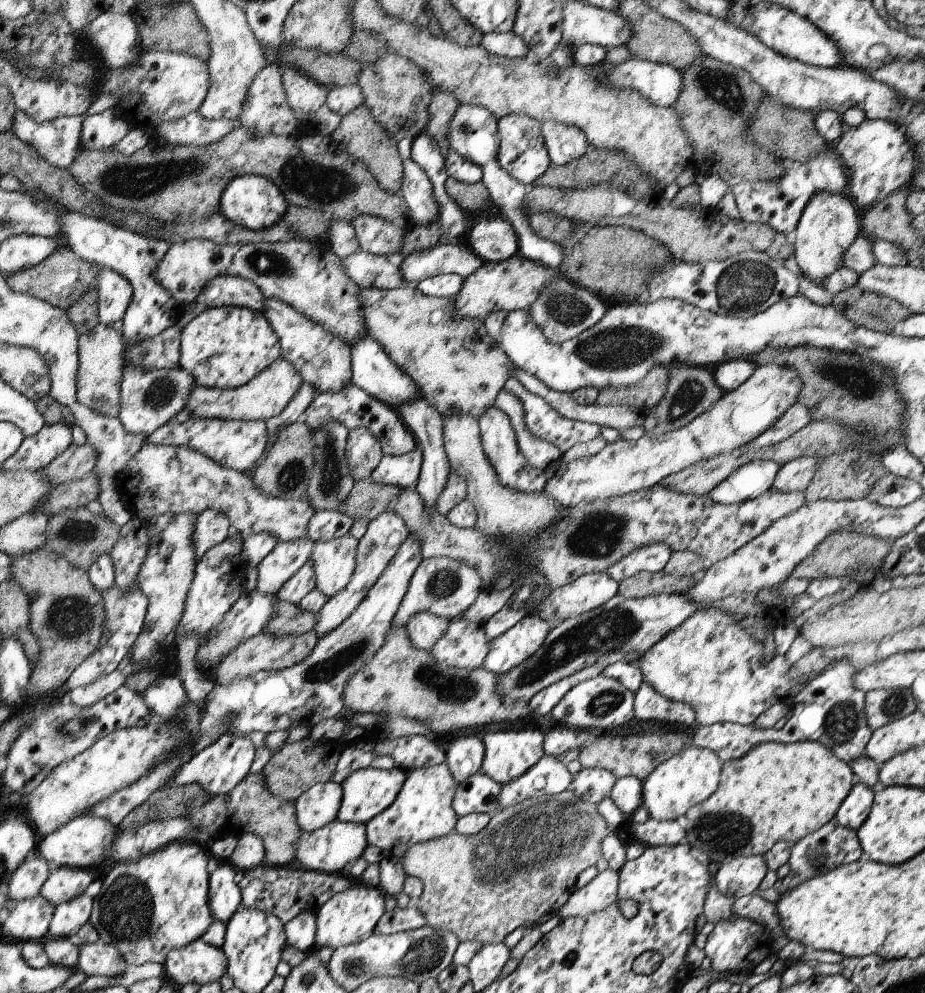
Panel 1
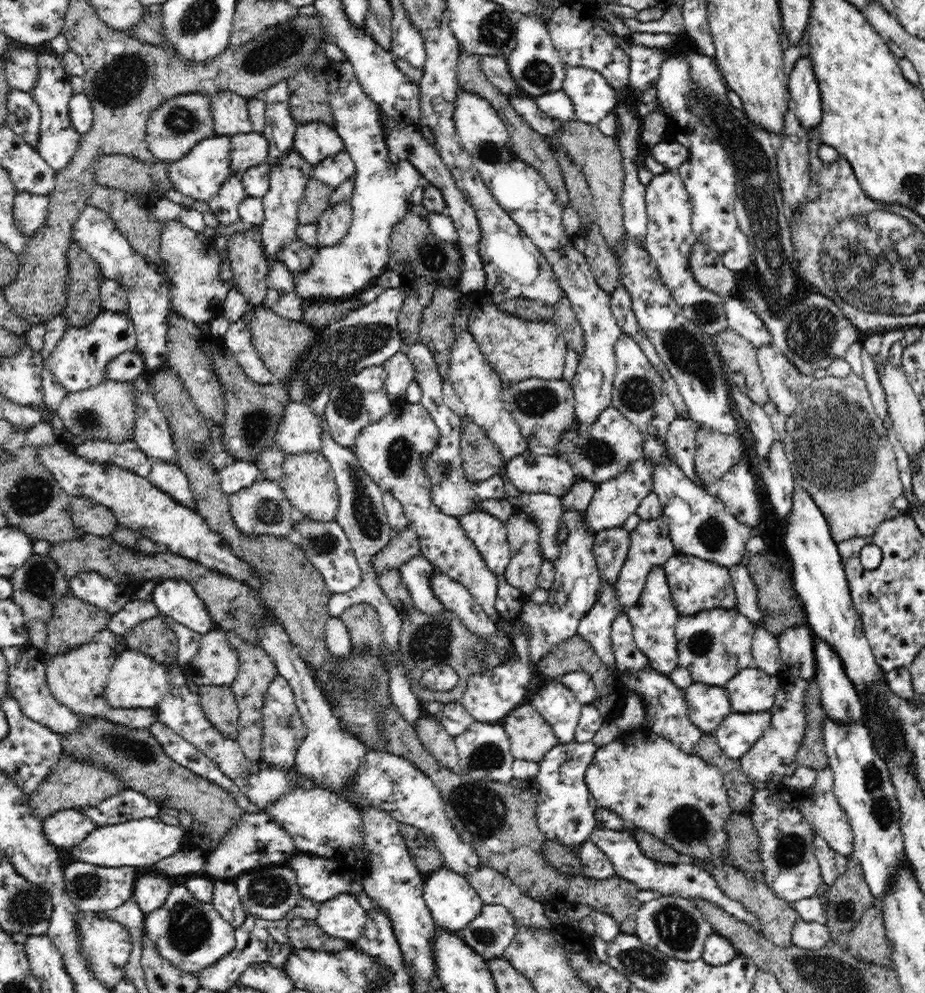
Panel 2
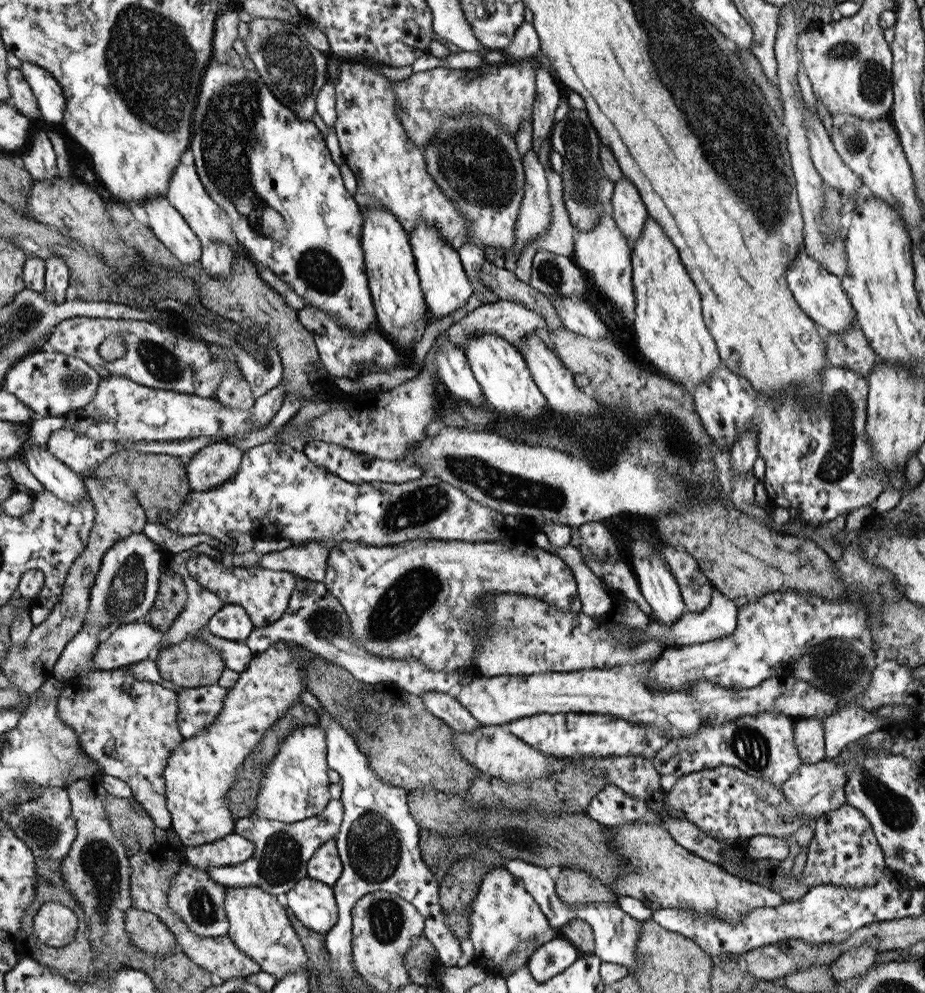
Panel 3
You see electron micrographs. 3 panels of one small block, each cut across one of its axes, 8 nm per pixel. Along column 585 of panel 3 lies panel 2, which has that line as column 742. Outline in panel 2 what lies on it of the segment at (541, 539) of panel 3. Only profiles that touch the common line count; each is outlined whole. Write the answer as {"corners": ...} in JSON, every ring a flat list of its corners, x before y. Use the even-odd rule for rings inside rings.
{"corners":[[745,561,734,564,729,569,732,585,736,592,736,609,752,621,756,627,762,625,762,612,759,609,757,588]]}

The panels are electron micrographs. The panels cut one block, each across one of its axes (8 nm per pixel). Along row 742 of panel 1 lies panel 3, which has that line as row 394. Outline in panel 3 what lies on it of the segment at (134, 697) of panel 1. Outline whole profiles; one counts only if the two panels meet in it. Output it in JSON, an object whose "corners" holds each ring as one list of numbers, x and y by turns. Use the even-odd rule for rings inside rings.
{"corners":[[46,348,33,351,14,364,5,374,2,389,29,404,36,418,63,417,90,404,90,400,96,398,100,380,100,374,80,358]]}

